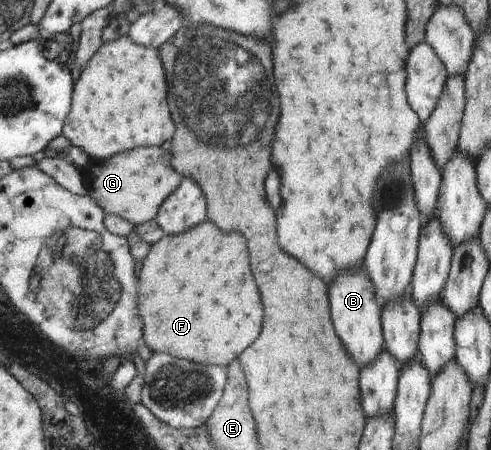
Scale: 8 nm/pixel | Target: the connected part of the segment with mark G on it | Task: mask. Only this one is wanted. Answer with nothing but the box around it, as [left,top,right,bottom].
[87,146,183,226]

